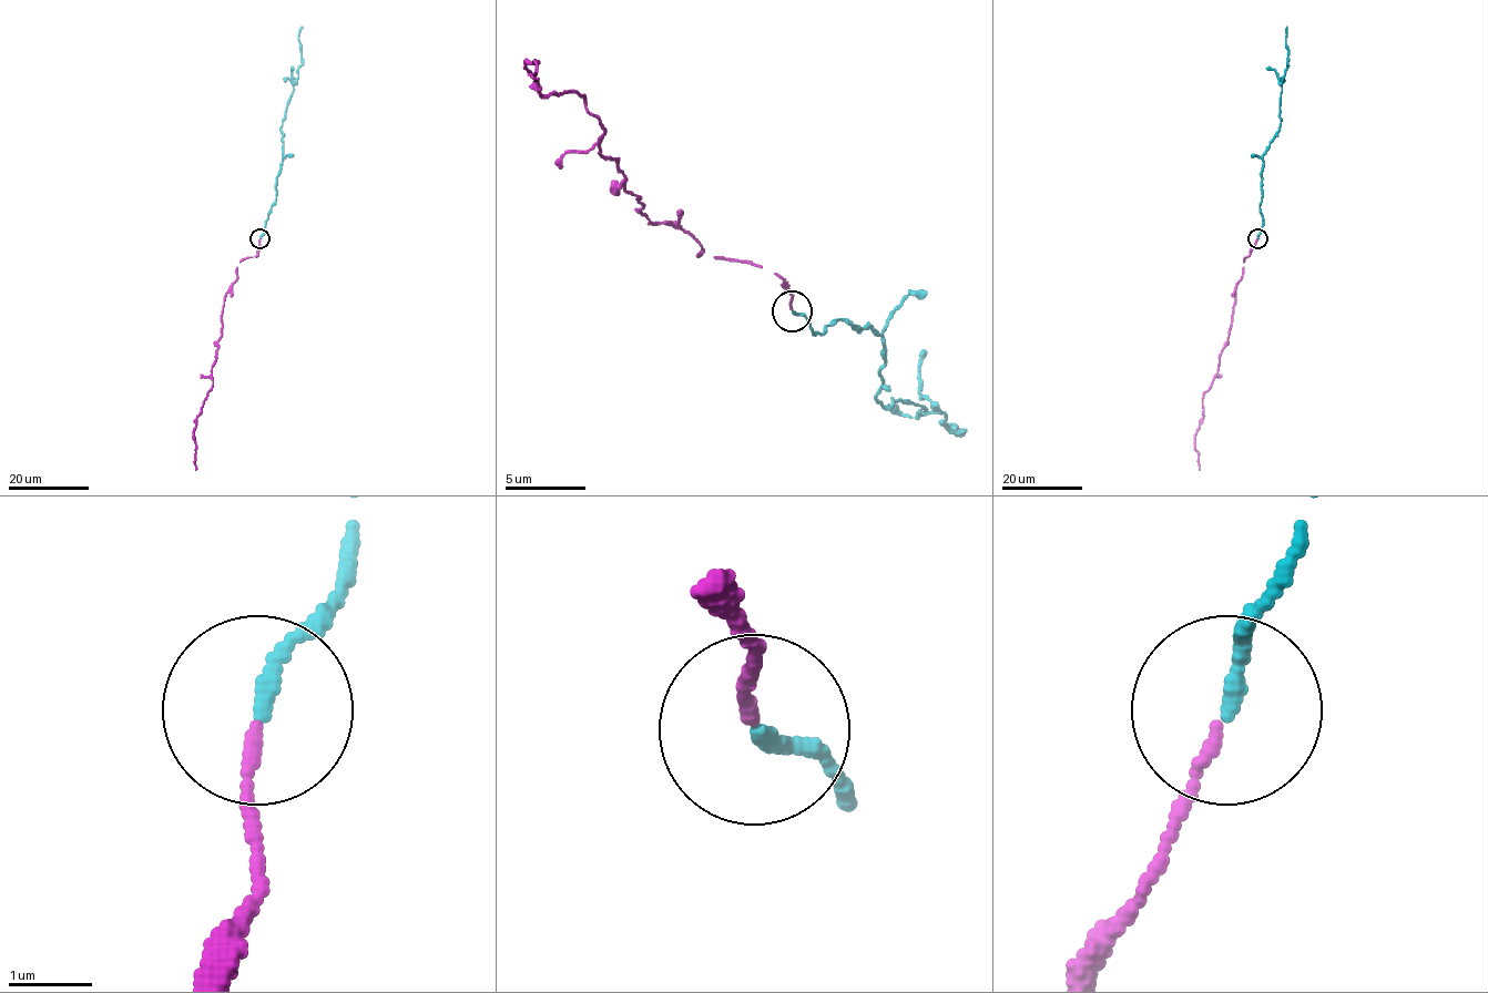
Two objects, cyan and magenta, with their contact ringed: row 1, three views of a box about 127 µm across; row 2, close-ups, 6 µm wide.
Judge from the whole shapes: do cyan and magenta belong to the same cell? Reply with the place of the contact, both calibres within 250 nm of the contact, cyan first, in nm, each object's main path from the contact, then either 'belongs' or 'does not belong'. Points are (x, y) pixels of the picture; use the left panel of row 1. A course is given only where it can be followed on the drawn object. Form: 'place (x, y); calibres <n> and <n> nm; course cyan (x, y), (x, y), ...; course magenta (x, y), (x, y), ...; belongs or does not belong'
place (260, 238); calibres 180 and 120 nm; course cyan (260, 239), (276, 198), (275, 184), (282, 163), (281, 129), (302, 63), (298, 39), (302, 27); course magenta (260, 239), (258, 254), (240, 262), (226, 294), (213, 387), (194, 434), (195, 470); belongs

